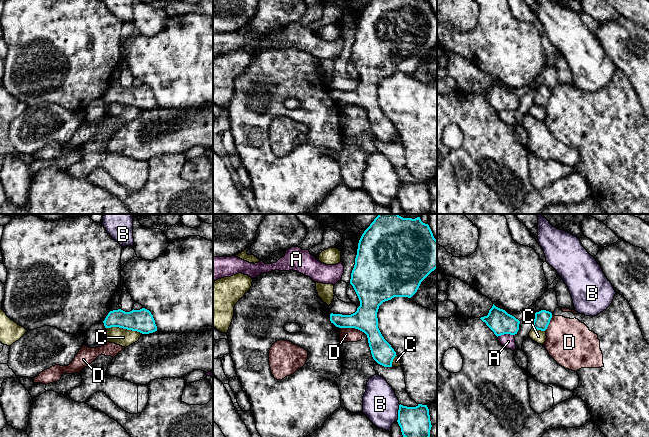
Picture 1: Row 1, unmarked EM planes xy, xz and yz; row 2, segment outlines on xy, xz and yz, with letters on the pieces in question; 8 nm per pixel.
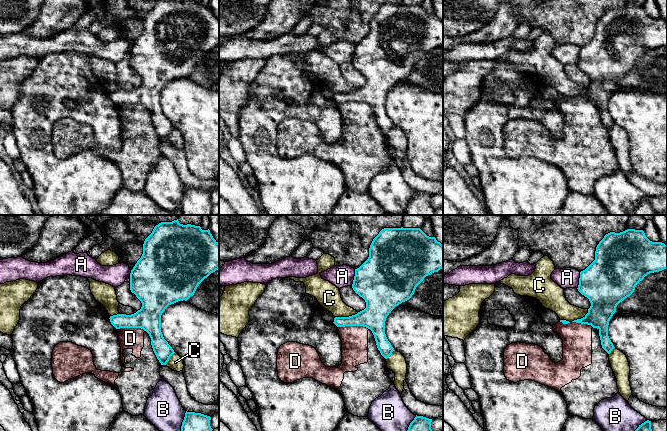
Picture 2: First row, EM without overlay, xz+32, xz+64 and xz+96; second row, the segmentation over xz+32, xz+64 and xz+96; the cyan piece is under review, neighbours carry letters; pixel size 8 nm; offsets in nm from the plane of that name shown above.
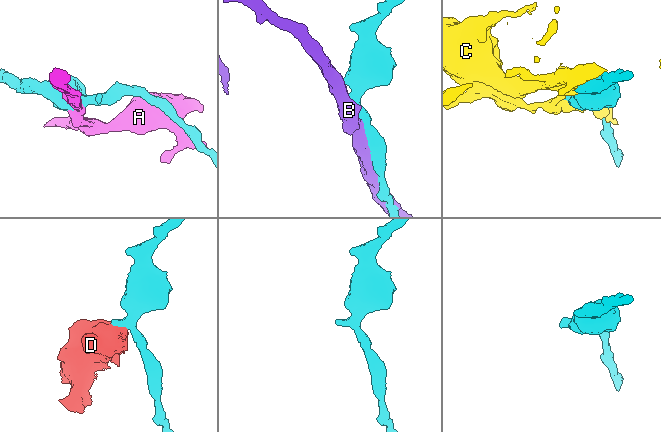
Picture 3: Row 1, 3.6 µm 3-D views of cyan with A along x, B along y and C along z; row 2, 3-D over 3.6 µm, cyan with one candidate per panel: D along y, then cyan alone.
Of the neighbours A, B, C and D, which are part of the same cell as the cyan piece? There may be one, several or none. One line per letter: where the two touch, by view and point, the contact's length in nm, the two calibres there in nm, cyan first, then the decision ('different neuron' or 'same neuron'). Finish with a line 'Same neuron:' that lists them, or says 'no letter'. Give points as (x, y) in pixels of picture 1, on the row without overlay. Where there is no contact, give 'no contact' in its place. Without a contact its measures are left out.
A: meets cyan in yz at (505, 109); contact 140 nm long; 190 nm thick on the cyan side, 110 nm on the other; different neuron
B: meets cyan in xz at (398, 189); contact 150 nm long; 240 nm thick on the cyan side, 280 nm on the other; different neuron
C: meets cyan in xy at (124, 104); contact 300 nm long; 180 nm thick on the cyan side, 140 nm on the other; different neuron
D: meets cyan in xz at (353, 103); contact 200 nm long; 190 nm thick on the cyan side, 110 nm on the other; different neuron
Same neuron: no letter

